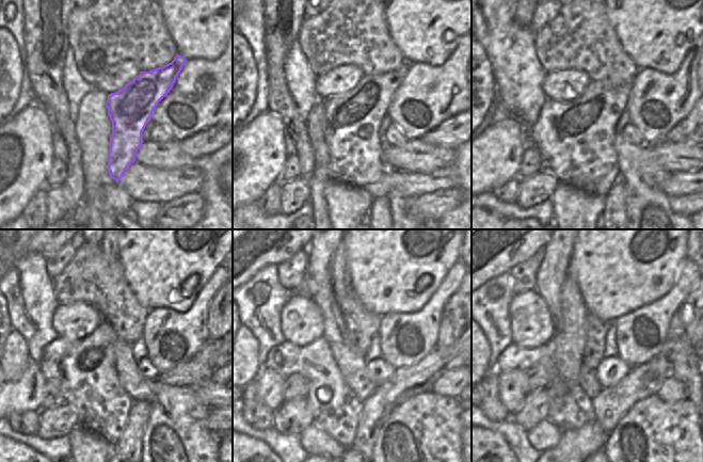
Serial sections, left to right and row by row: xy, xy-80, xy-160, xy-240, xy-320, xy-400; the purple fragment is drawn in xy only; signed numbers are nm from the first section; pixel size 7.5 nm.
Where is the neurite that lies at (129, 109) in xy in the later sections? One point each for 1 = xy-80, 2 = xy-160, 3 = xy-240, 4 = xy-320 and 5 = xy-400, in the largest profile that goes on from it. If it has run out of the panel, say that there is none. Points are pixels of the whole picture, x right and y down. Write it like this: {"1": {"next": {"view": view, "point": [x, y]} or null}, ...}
{"1": {"next": {"view": "xy-80", "point": [352, 120]}}, "2": {"next": {"view": "xy-160", "point": [575, 139]}}, "3": {"next": {"view": "xy-240", "point": [85, 369]}}, "4": {"next": {"view": "xy-320", "point": [335, 410]}}, "5": {"next": {"view": "xy-400", "point": [570, 408]}}}

